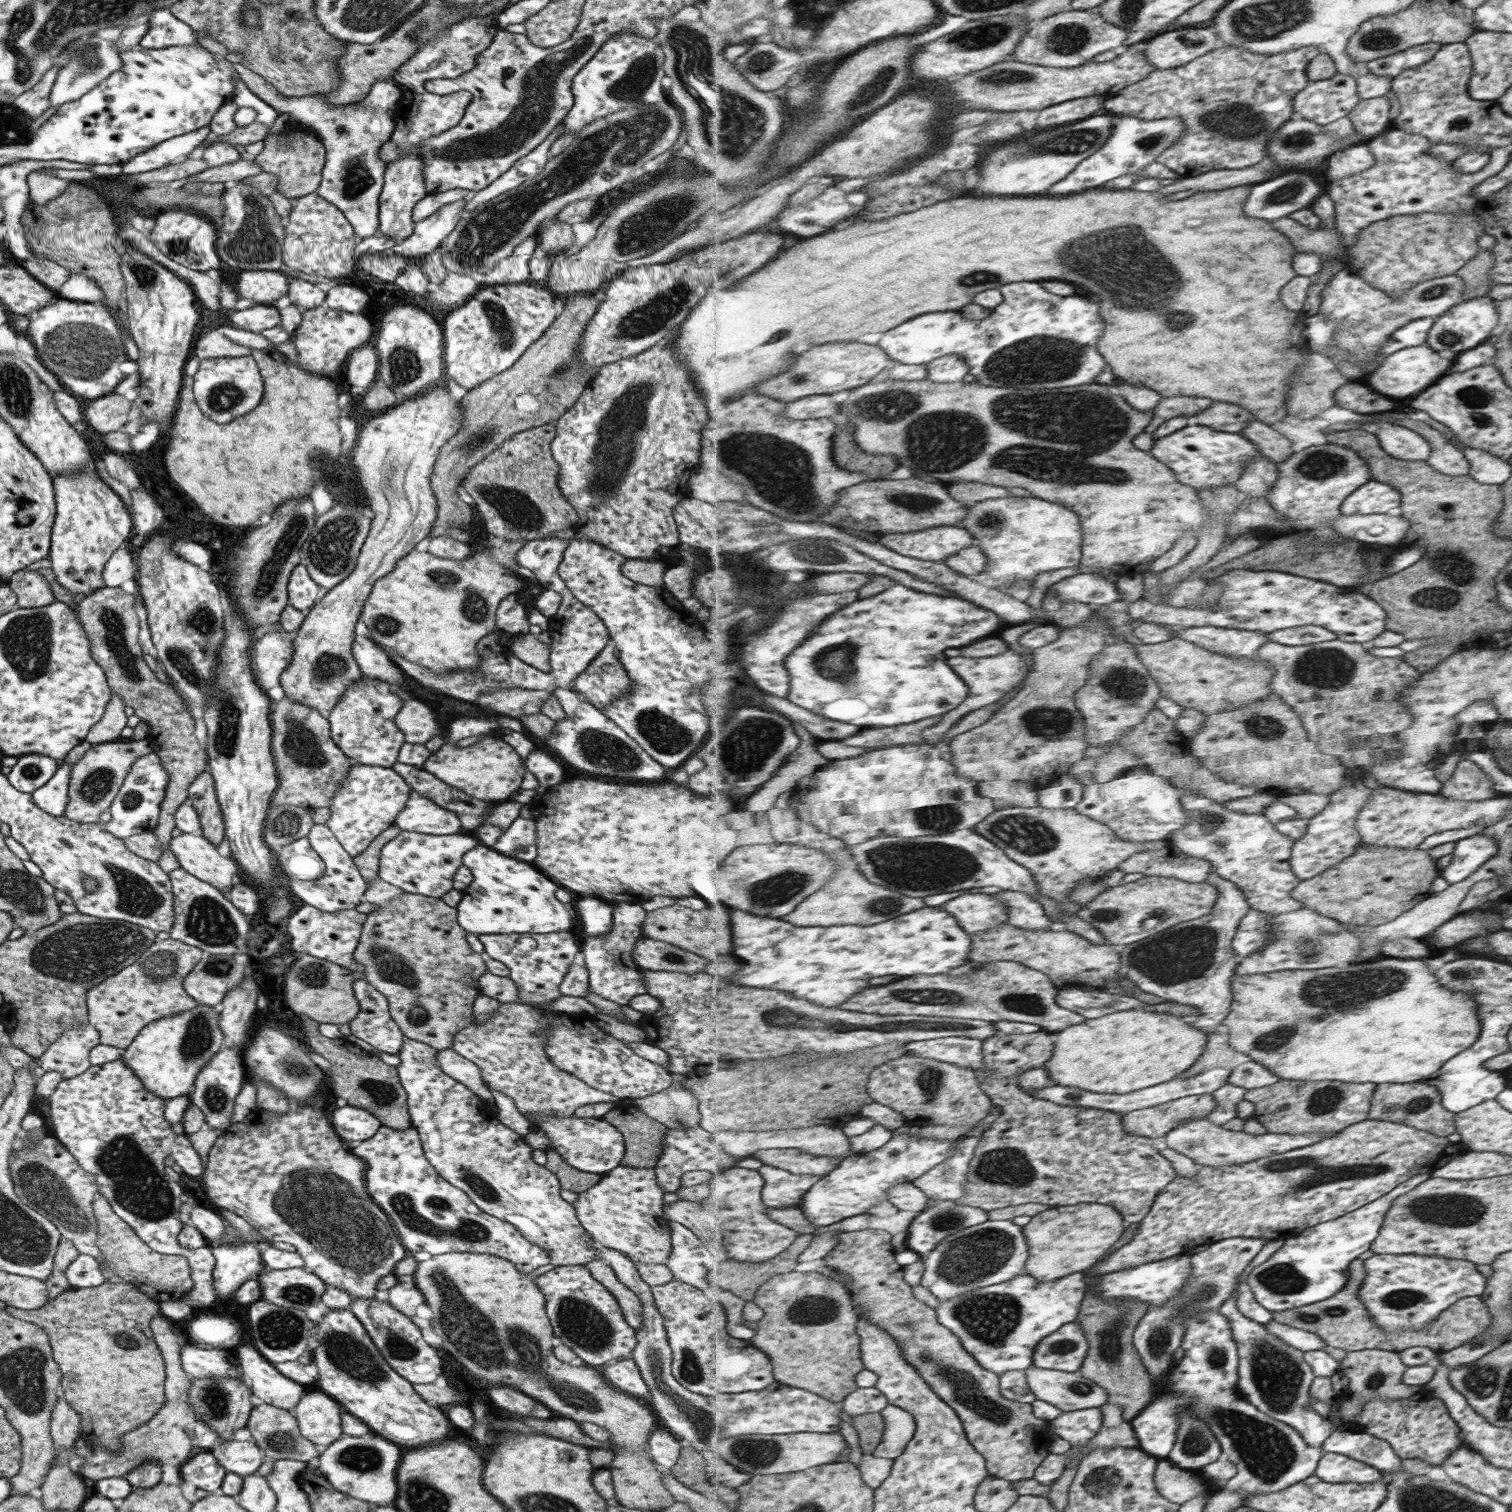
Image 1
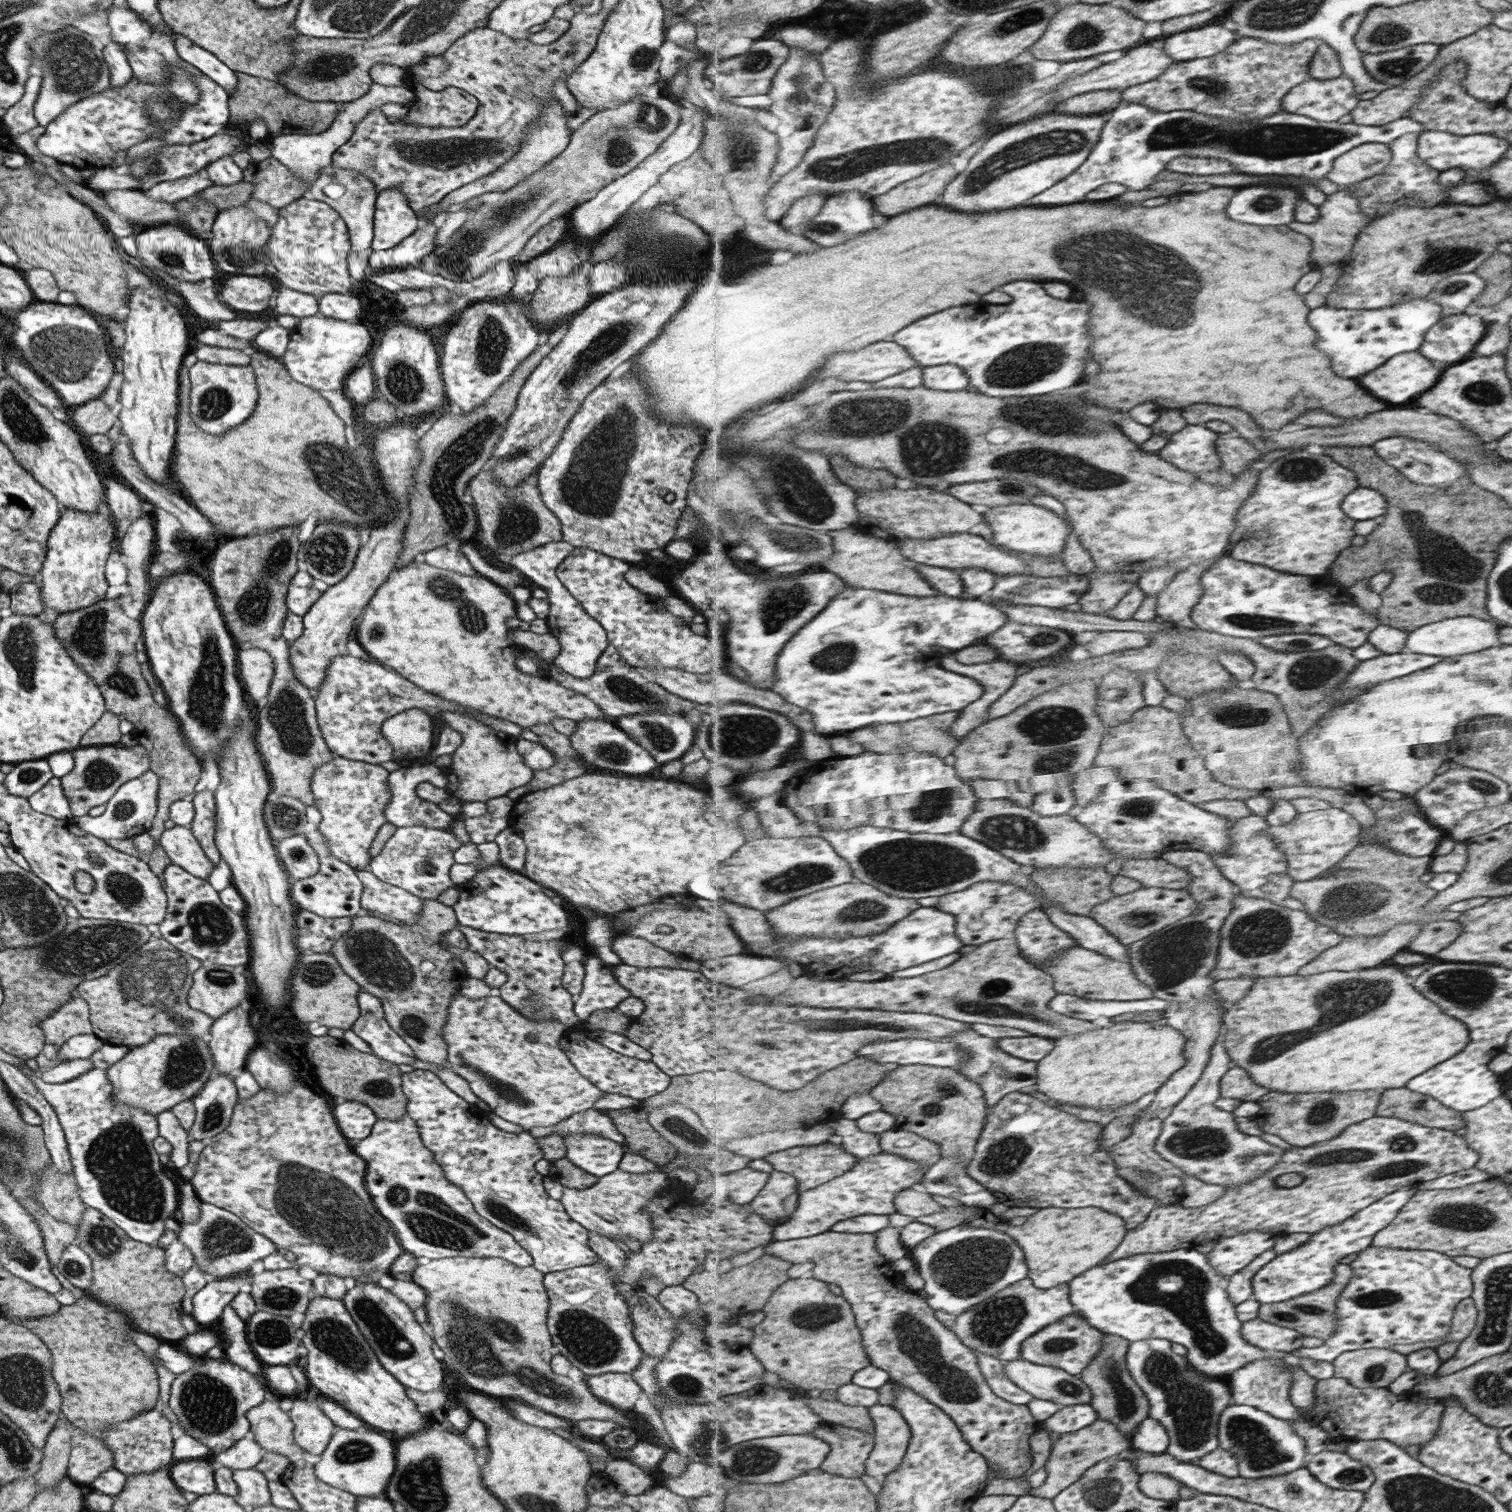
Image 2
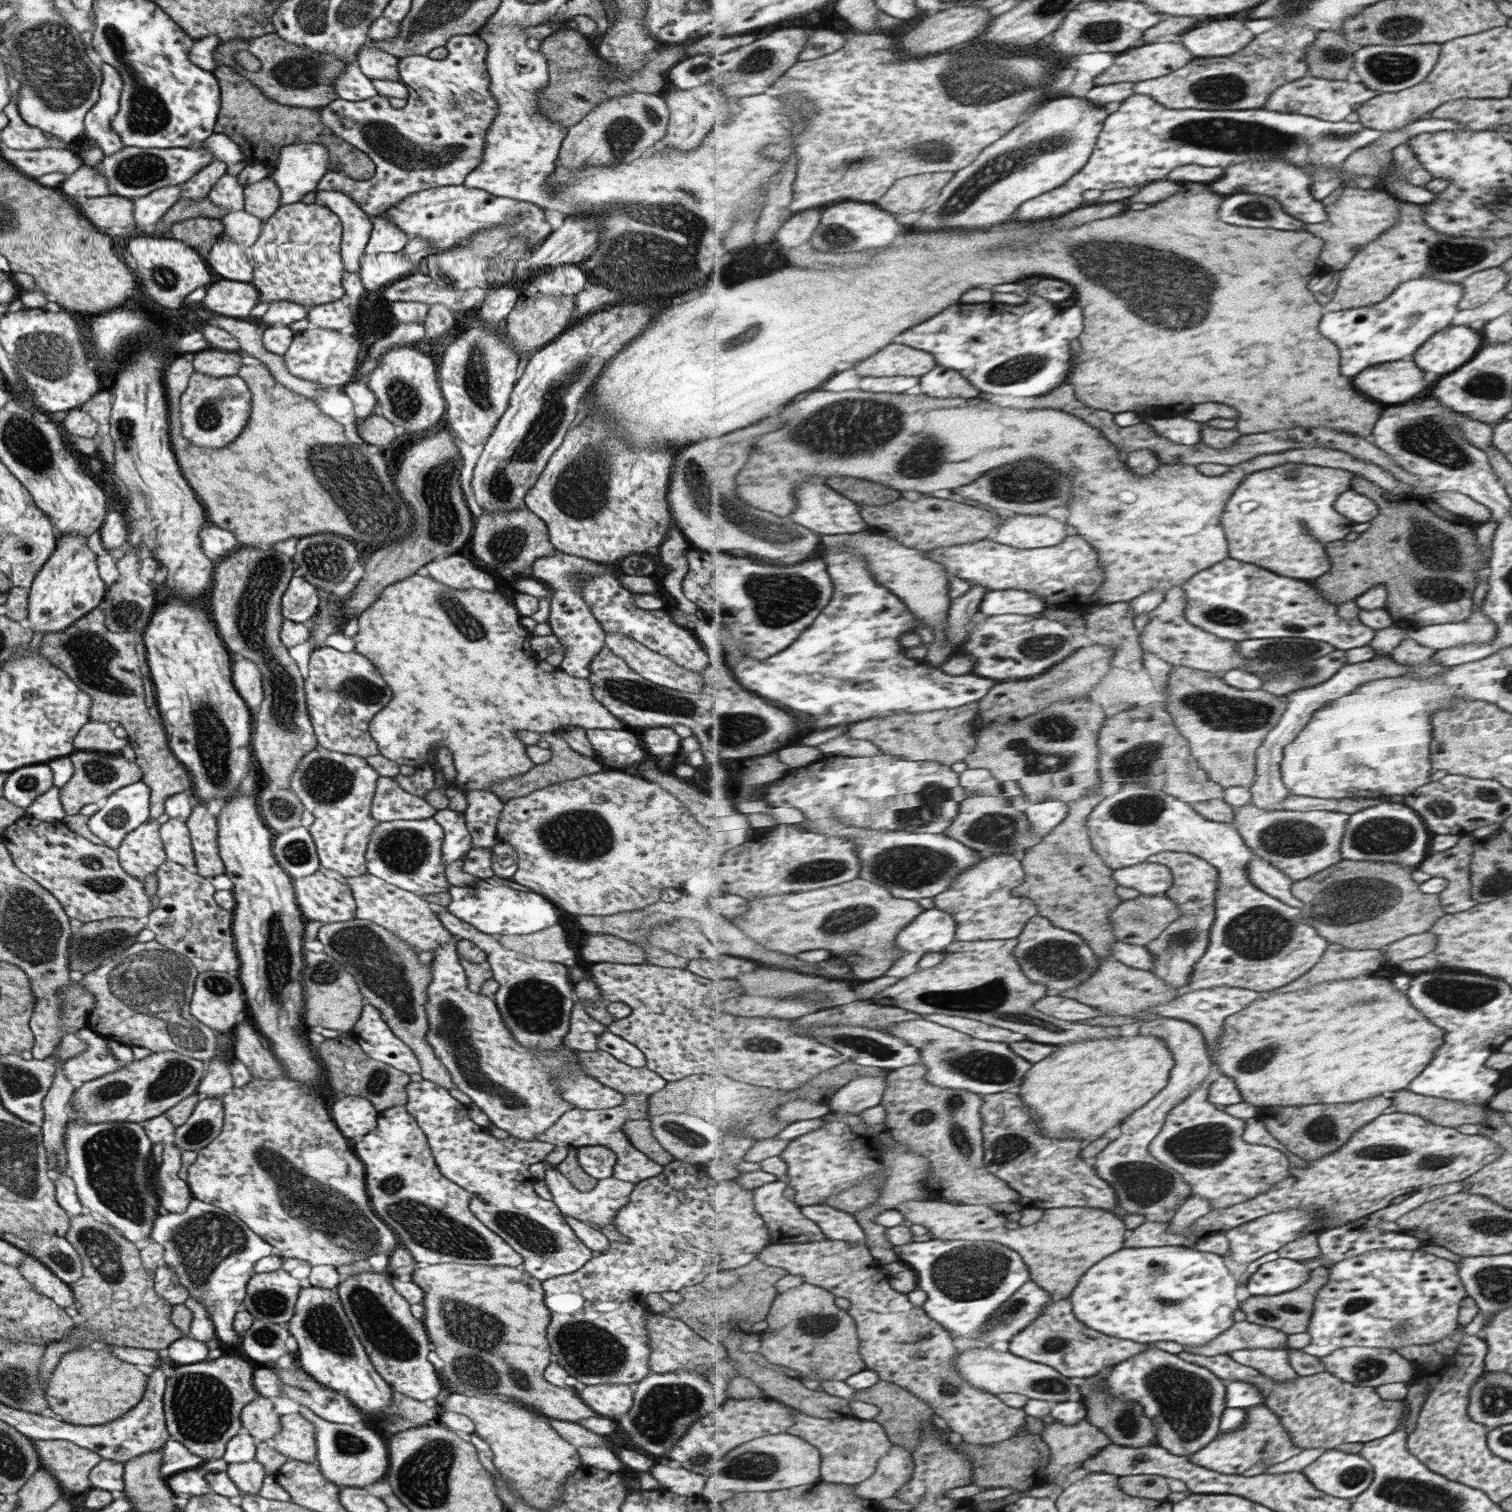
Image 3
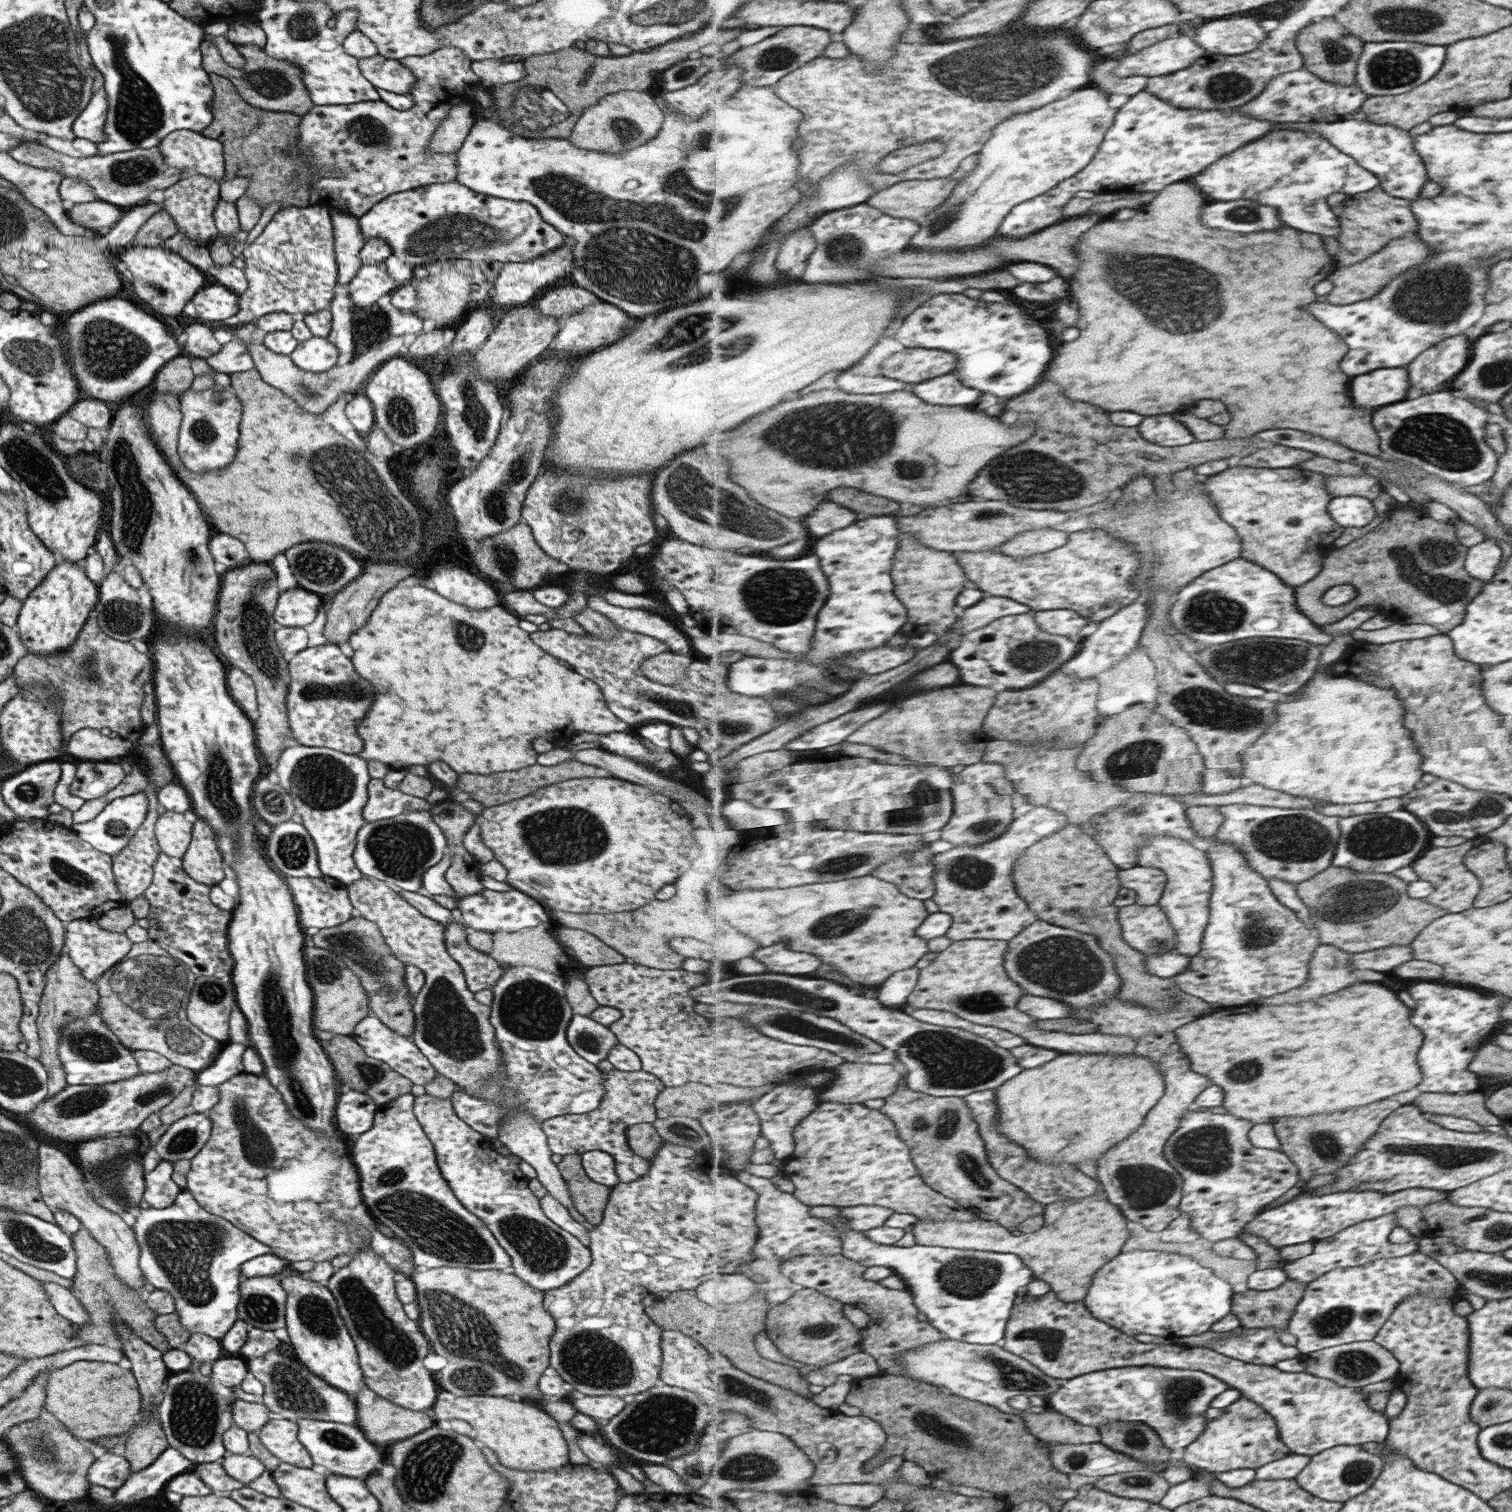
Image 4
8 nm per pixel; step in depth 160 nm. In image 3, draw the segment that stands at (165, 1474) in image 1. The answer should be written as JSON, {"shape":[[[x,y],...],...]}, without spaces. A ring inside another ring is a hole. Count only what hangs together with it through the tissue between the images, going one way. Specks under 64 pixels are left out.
{"shape":[[[33,1439],[40,1464],[50,1472],[60,1489],[68,1494],[85,1494],[89,1490],[89,1471],[99,1464],[100,1456],[67,1440]]]}

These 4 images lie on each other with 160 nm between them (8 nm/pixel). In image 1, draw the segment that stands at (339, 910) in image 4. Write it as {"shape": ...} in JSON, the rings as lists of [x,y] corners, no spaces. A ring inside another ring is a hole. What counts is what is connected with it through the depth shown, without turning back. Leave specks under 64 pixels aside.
{"shape":[[[313,825],[305,838],[311,841],[312,850],[321,856],[324,862],[324,871],[319,878],[311,882],[293,879],[291,882],[293,894],[300,898],[303,905],[315,907],[321,912],[353,910],[360,903],[367,884],[359,874],[352,858],[343,851],[343,848],[332,836],[332,832],[325,825]]]}

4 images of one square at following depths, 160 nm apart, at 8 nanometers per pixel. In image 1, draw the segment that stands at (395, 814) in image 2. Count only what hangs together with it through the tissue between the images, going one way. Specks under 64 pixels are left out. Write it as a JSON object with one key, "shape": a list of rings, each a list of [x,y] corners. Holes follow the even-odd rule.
{"shape":[[[412,790],[403,811],[395,816],[393,825],[407,832],[448,835],[457,833],[460,823],[455,813]]]}

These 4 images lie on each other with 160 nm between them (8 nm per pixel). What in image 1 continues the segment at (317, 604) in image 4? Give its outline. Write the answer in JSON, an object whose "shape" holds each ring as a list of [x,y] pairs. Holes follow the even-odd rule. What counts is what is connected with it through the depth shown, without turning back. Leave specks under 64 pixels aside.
{"shape":[[[296,564],[290,572],[287,582],[288,604],[295,610],[307,612],[316,601],[317,586],[308,576],[303,564]]]}

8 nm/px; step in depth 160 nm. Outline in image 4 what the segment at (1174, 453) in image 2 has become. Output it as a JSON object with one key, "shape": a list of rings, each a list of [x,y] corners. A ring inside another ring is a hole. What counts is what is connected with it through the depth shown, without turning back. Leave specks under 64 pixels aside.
{"shape":[[[1173,416],[1144,417],[1138,427],[1146,440],[1157,445],[1179,447],[1195,443],[1195,436],[1191,434],[1191,430]]]}

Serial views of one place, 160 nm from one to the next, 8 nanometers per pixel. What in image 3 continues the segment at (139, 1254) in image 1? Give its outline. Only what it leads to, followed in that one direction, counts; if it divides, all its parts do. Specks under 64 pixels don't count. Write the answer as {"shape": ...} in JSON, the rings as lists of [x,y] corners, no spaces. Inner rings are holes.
{"shape":[[[89,1212],[69,1219],[70,1225],[63,1238],[75,1249],[81,1261],[79,1279],[68,1285],[74,1302],[80,1306],[79,1315],[66,1340],[45,1345],[38,1372],[44,1389],[60,1354],[71,1349],[106,1339],[107,1344],[163,1353],[174,1340],[182,1337],[169,1320],[171,1305],[155,1294],[154,1274],[143,1268],[139,1251],[131,1241]]]}

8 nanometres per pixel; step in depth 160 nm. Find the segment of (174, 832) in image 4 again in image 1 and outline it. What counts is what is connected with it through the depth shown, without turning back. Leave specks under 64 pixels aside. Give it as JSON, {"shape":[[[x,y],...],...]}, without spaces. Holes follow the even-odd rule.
{"shape":[[[182,832],[170,839],[169,848],[184,871],[222,894],[236,883],[237,863],[230,856],[219,856],[216,847],[201,834]]]}

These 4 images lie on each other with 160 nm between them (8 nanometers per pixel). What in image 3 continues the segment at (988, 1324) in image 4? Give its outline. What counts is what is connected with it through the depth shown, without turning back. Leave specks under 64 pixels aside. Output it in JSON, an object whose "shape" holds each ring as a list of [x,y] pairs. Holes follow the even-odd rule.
{"shape":[[[828,1204],[802,1206],[802,1211],[807,1218],[814,1220],[822,1228],[827,1238],[850,1243],[865,1243],[871,1250],[872,1246],[868,1244],[866,1232],[855,1215],[837,1210]],[[928,1239],[927,1241],[911,1242],[909,1244],[903,1244],[901,1246],[894,1246],[899,1260],[909,1269],[915,1272],[919,1282],[918,1287],[927,1294],[927,1299],[923,1304],[923,1307],[928,1312],[928,1315],[935,1322],[939,1322],[943,1328],[947,1329],[952,1336],[957,1333],[959,1336],[975,1339],[984,1344],[985,1324],[991,1322],[991,1315],[1002,1306],[1003,1303],[1011,1299],[1022,1287],[1023,1284],[1031,1281],[1030,1269],[1025,1264],[1025,1260],[1021,1257],[1021,1254],[1015,1249],[1009,1248],[1007,1245],[998,1243],[997,1241],[984,1240],[984,1241],[970,1241],[970,1240],[941,1240],[941,1239]]]}

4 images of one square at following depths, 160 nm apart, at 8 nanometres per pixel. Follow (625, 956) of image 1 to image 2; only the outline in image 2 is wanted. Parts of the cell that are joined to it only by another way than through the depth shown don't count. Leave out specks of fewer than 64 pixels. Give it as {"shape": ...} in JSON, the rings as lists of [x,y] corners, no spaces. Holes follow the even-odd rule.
{"shape":[[[597,955],[585,959],[582,987],[573,998],[573,1012],[578,1025],[585,1026],[585,1020],[594,1010],[617,1007],[626,1017],[639,1016],[644,1004],[636,996],[631,996],[612,975],[613,965],[607,965]]]}

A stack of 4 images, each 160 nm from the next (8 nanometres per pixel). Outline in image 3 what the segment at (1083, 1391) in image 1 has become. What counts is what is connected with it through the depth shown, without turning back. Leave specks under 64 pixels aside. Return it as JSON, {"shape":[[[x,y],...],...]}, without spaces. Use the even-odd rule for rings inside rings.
{"shape":[[[980,1346],[971,1350],[963,1350],[956,1358],[958,1371],[972,1385],[982,1388],[985,1392],[999,1396],[1005,1393],[1021,1394],[1029,1399],[1051,1402],[1083,1401],[1080,1381],[1065,1376],[1056,1368],[1039,1361],[1032,1361],[1017,1356],[1011,1351],[1000,1352],[989,1346]],[[1077,1382],[1077,1384],[1075,1384]]]}

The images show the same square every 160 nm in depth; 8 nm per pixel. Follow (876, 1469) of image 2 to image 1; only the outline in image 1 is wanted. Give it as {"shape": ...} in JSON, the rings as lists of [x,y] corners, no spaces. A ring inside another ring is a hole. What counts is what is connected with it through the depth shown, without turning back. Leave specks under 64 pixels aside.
{"shape":[[[890,1404],[881,1412],[886,1422],[882,1443],[873,1455],[895,1460],[899,1458],[914,1438],[918,1424],[915,1417],[899,1405]]]}

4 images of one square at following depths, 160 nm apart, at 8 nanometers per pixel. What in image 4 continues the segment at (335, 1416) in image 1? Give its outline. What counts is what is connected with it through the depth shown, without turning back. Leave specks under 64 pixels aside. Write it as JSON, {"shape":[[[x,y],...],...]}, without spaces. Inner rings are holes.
{"shape":[[[269,1419],[259,1430],[261,1444],[277,1462],[310,1468],[313,1464],[310,1454],[300,1443],[296,1422],[287,1419]]]}

